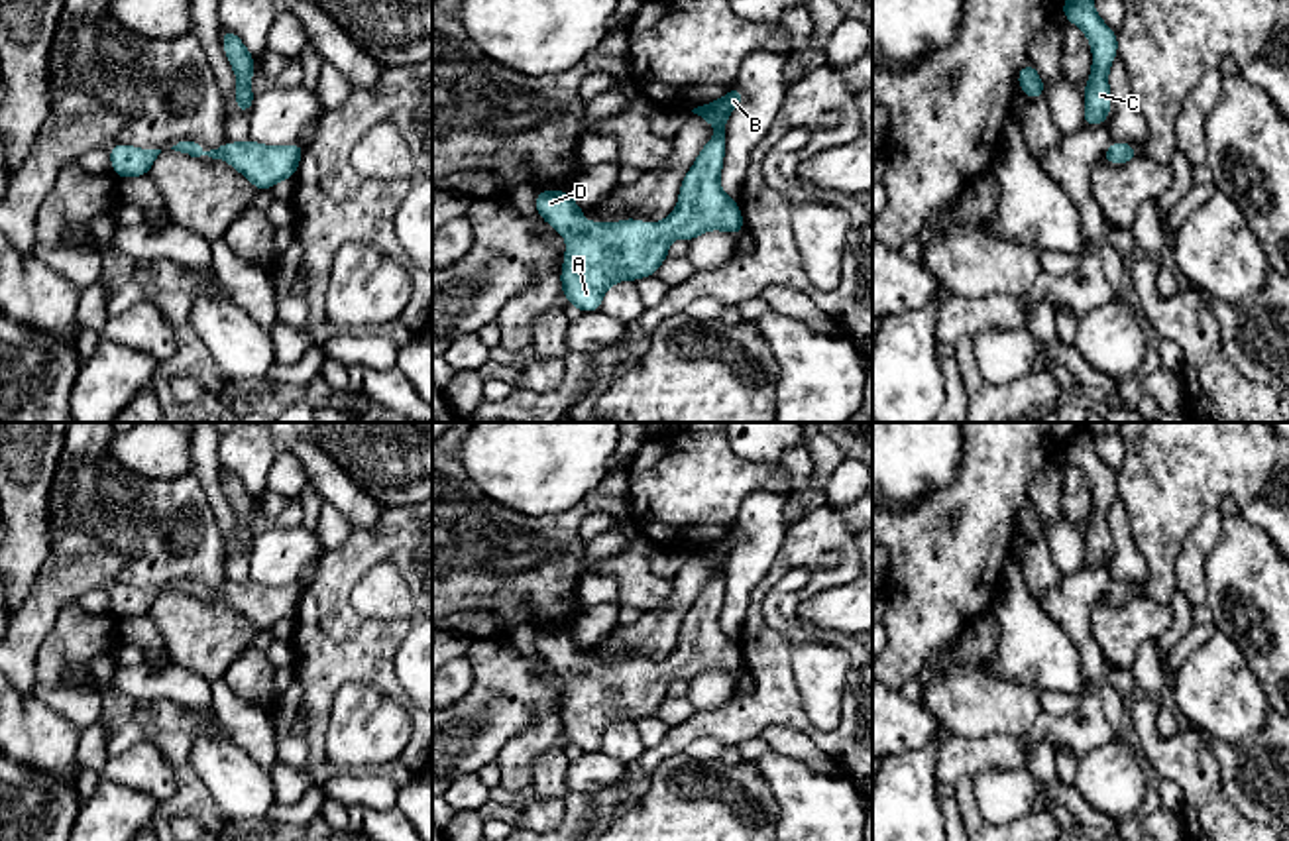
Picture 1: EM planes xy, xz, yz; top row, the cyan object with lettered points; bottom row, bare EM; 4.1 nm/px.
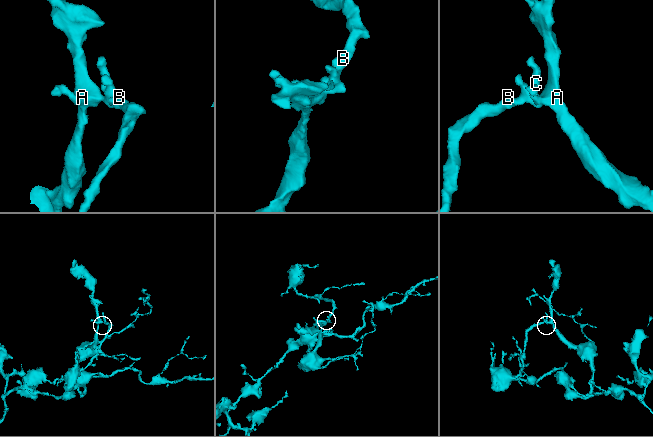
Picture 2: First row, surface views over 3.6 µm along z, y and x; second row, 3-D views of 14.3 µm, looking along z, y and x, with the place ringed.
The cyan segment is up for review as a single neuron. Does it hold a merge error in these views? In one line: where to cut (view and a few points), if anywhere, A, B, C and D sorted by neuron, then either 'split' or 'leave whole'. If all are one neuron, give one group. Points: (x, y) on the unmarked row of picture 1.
no cut | A B C D | leave whole

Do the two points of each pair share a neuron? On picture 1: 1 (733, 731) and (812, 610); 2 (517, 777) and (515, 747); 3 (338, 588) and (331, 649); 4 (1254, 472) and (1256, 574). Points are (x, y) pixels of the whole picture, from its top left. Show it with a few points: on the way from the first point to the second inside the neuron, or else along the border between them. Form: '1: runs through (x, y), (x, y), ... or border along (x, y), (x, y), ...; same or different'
1: border along (810, 621), (851, 635); different
2: runs through (517, 769), (517, 755); same
3: runs through (331, 604), (331, 633); same
4: border along (1238, 511), (1268, 537); different

